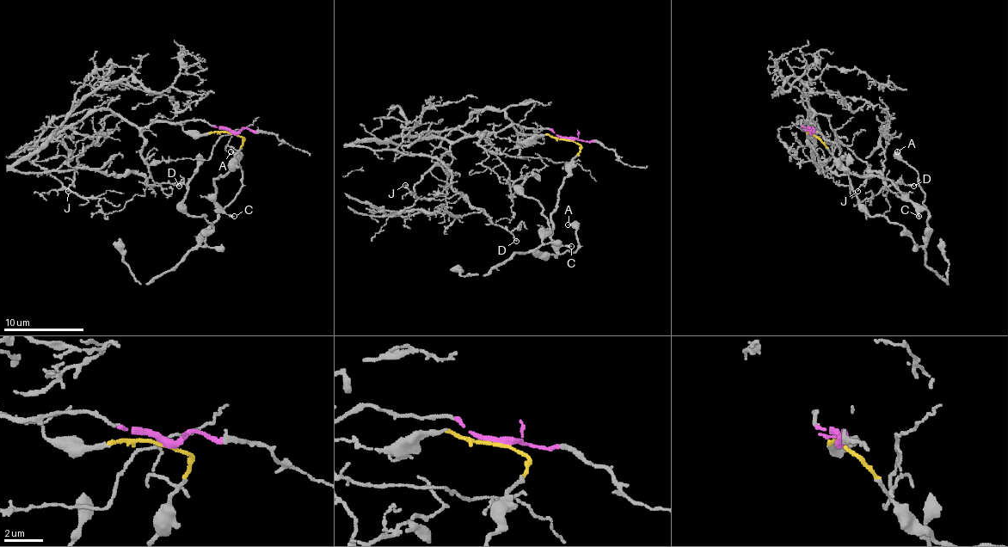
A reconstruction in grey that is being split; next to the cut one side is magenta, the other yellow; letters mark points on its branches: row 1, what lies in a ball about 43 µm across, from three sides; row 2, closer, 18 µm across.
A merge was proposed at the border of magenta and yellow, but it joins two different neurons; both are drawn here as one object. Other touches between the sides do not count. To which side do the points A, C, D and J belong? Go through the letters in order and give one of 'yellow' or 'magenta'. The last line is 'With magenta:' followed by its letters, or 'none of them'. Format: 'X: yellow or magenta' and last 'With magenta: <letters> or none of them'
A: yellow
C: yellow
D: magenta
J: magenta
With magenta: D, J

